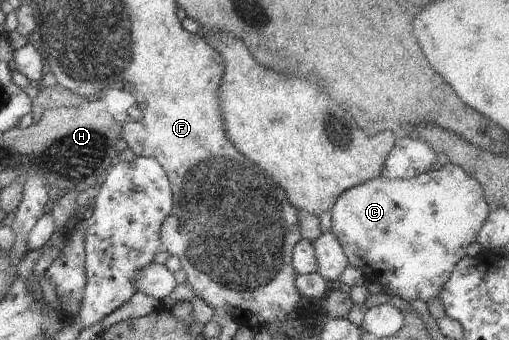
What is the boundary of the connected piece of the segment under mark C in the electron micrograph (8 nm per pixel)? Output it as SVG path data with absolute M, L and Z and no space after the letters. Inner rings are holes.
M448 163L408 180L379 176L350 187L337 196L330 207L330 232L340 243L348 264L360 269L363 275L370 275L370 281L381 279L383 288L389 287L393 296L406 302L419 299L427 303L438 297L454 265L466 255L467 245L475 241L489 210L477 180L469 177L459 166Z

